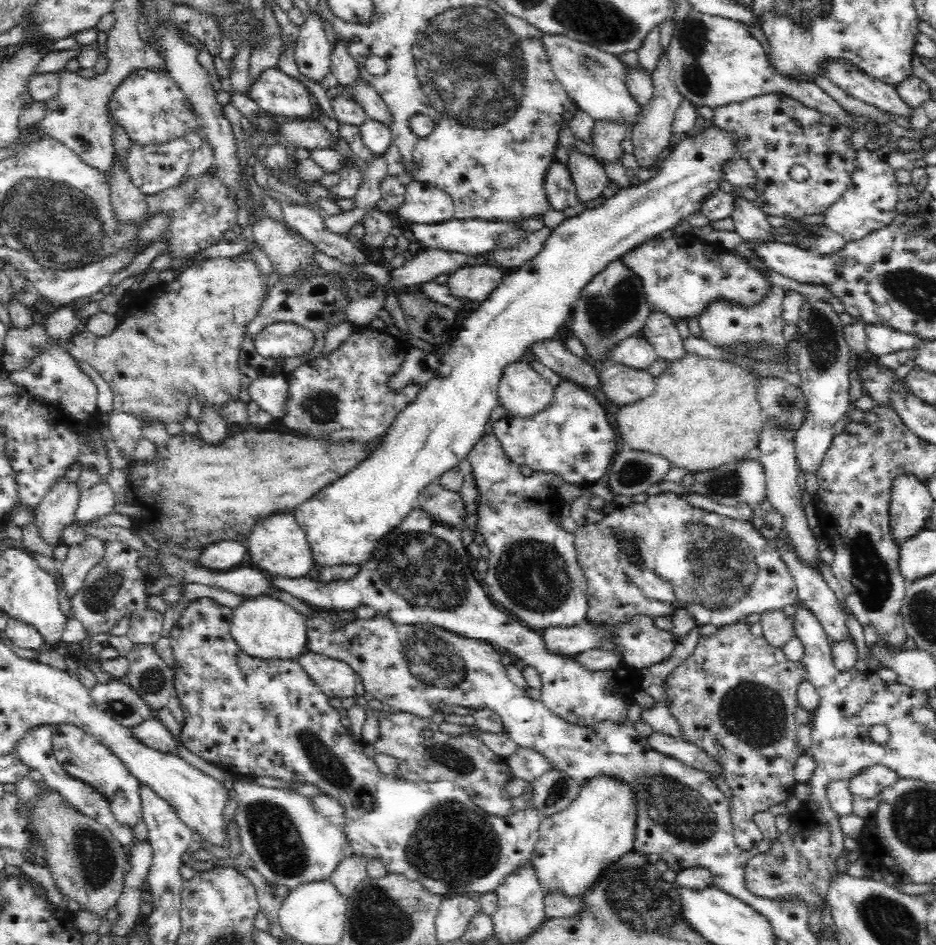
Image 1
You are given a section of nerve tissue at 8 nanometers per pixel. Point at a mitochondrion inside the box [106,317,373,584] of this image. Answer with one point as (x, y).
(321, 406)

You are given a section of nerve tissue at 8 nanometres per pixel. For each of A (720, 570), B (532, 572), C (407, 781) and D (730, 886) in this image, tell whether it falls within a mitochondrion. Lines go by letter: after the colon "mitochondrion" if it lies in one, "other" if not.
A: mitochondrion
B: mitochondrion
C: other
D: other

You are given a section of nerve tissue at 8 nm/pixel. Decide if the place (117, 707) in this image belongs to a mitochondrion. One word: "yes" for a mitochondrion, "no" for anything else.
yes

